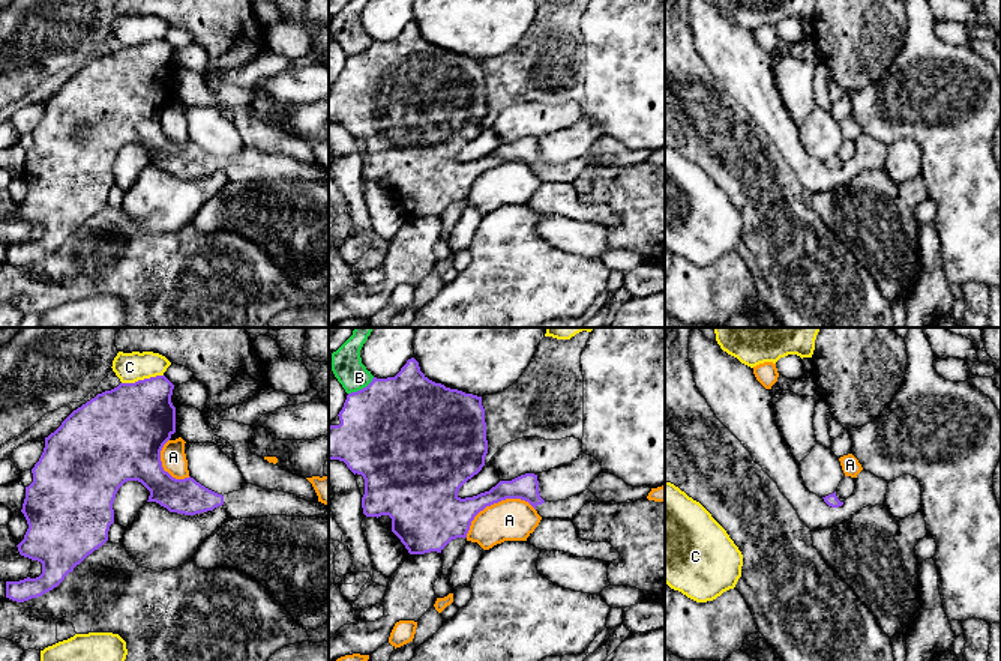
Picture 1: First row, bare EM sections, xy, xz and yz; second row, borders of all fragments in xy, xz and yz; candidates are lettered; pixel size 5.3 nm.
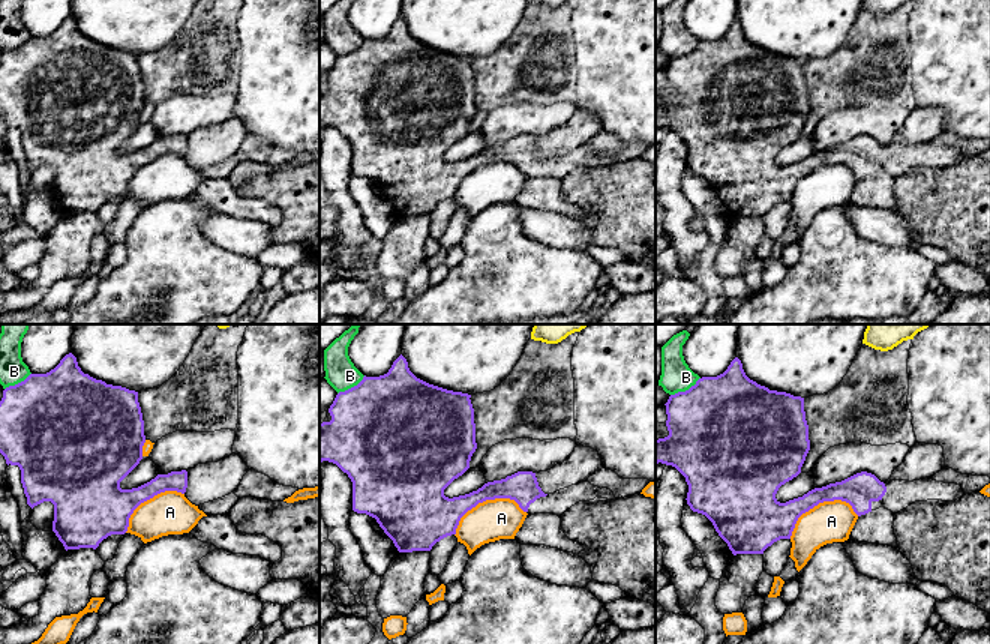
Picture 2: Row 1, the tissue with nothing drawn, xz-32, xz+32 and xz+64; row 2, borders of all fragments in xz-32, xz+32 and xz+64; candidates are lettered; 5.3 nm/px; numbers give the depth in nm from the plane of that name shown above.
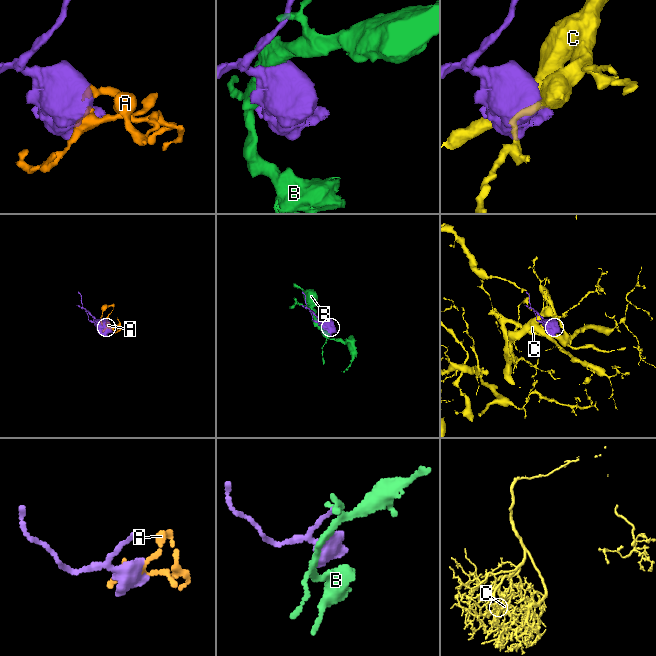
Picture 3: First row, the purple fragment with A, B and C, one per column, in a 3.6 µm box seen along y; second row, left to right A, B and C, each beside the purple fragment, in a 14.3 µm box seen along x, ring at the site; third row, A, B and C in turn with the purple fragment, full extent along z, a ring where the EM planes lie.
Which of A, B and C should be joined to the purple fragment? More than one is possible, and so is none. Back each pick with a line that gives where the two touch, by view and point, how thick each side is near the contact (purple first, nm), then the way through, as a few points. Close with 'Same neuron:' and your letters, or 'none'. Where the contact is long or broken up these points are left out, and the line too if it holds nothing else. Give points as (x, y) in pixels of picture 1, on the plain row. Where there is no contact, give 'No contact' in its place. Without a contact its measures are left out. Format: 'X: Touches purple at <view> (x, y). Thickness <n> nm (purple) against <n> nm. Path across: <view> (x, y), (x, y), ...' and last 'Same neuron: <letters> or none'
Same neuron: none

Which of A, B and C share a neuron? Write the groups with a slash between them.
A / B / C

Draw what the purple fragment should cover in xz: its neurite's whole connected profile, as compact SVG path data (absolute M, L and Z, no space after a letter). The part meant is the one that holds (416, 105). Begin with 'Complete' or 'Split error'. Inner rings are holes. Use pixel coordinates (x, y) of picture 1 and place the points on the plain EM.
Split error. M414 21L408 23L395 41L374 41L366 51L348 57L338 80L341 87L329 90L329 123L344 125L354 138L363 140L363 177L377 182L389 179L392 182L392 195L410 218L441 216L452 203L467 201L471 185L480 174L506 162L528 165L542 182L564 183L572 183L584 168L599 165L590 153L566 164L545 165L540 161L539 144L534 137L525 137L512 144L500 144L489 155L461 162L458 159L459 152L482 134L488 117L482 60L429 44L420 35Z

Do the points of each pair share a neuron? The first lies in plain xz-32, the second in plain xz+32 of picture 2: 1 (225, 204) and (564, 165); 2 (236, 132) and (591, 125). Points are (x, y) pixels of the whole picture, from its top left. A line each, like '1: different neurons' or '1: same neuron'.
1: different neurons
2: same neuron

